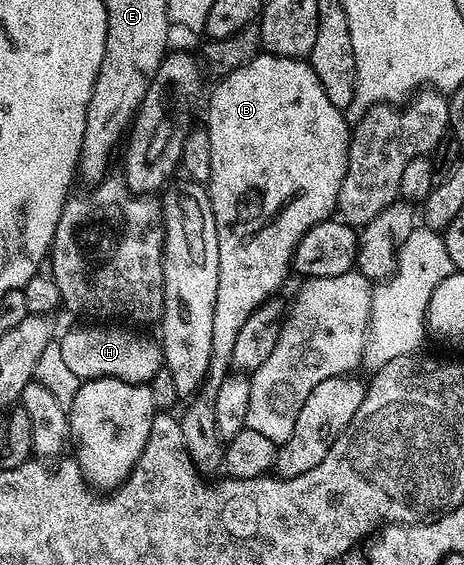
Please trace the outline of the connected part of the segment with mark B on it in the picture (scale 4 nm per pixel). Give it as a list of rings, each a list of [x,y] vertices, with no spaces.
[[[261,52],[251,58],[242,68],[230,72],[224,78],[215,83],[216,91],[208,102],[208,123],[206,129],[210,136],[210,180],[206,183],[208,199],[214,212],[214,224],[218,232],[218,296],[214,300],[214,341],[210,347],[210,368],[204,377],[204,383],[196,391],[194,397],[187,403],[184,414],[179,415],[182,428],[182,440],[186,444],[186,452],[190,460],[195,464],[201,475],[208,476],[211,470],[219,471],[224,464],[225,439],[218,432],[218,424],[214,420],[214,400],[218,396],[218,388],[222,388],[224,379],[230,373],[232,357],[234,356],[234,339],[242,324],[246,324],[250,312],[254,312],[263,302],[268,301],[277,293],[276,289],[284,282],[284,277],[290,274],[292,254],[296,251],[297,244],[310,227],[319,222],[327,222],[333,217],[336,210],[338,192],[342,188],[342,180],[346,176],[346,164],[348,163],[348,139],[350,137],[350,122],[345,111],[334,108],[326,96],[326,88],[318,80],[318,76],[312,70],[307,61],[298,58],[279,58],[276,54]]]

